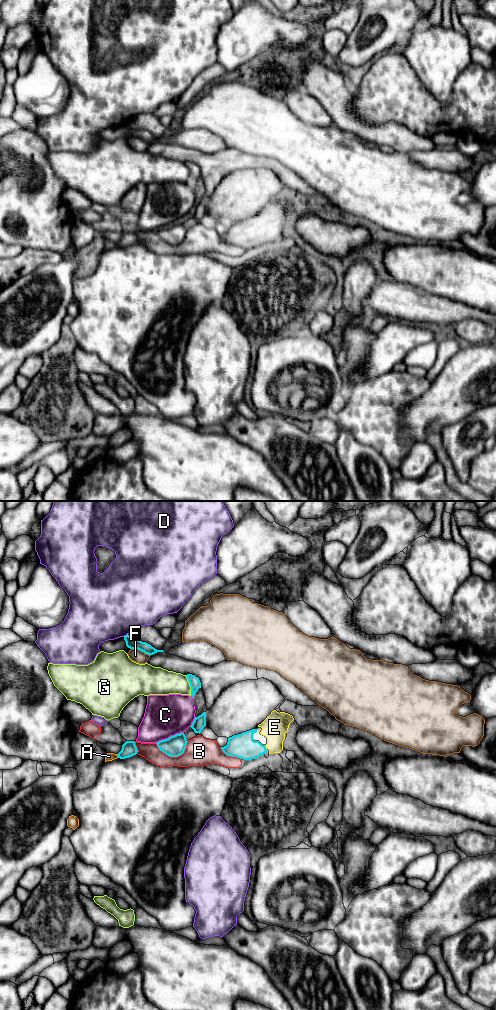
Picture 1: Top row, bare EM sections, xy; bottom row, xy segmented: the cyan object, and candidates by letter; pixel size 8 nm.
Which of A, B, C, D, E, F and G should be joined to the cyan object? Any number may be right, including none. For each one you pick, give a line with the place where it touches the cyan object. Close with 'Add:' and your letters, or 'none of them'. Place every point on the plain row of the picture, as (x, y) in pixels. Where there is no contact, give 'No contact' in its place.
E: Touches cyan at xy (265, 235)
Add: E

